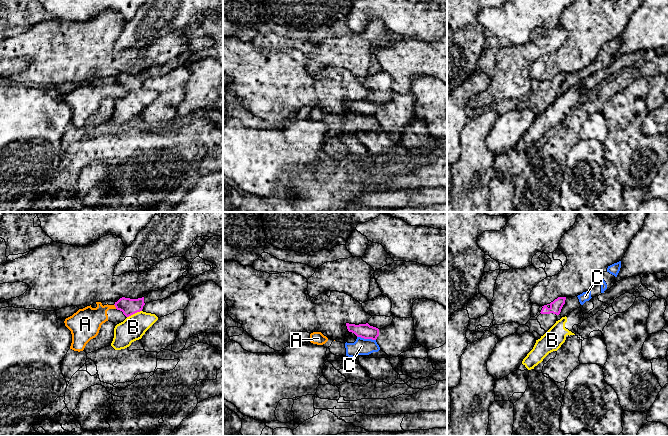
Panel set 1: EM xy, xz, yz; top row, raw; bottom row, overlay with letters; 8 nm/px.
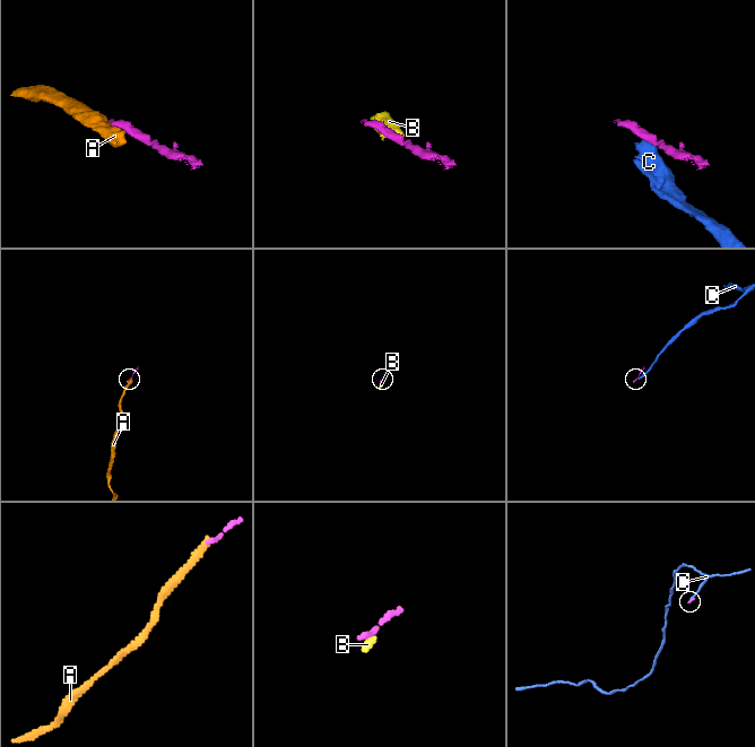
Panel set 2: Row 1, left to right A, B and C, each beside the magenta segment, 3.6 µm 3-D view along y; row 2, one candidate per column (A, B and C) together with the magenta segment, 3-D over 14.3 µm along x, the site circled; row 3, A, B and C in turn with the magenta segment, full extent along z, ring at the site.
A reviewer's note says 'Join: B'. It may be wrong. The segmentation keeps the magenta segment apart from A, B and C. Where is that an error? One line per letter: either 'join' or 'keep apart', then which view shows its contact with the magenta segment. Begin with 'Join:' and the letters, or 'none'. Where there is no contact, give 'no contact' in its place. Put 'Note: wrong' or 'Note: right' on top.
Note: wrong
Join: none
A: keep apart; meets magenta in xy
B: keep apart; meets magenta in xy
C: keep apart; meets magenta in xz

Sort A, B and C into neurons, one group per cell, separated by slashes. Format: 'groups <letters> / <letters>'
groups A C / B

